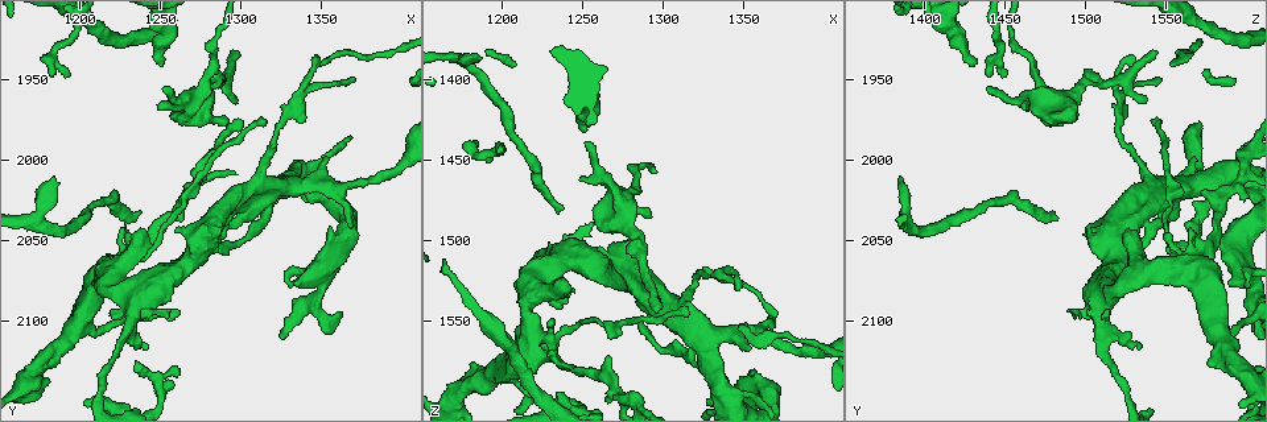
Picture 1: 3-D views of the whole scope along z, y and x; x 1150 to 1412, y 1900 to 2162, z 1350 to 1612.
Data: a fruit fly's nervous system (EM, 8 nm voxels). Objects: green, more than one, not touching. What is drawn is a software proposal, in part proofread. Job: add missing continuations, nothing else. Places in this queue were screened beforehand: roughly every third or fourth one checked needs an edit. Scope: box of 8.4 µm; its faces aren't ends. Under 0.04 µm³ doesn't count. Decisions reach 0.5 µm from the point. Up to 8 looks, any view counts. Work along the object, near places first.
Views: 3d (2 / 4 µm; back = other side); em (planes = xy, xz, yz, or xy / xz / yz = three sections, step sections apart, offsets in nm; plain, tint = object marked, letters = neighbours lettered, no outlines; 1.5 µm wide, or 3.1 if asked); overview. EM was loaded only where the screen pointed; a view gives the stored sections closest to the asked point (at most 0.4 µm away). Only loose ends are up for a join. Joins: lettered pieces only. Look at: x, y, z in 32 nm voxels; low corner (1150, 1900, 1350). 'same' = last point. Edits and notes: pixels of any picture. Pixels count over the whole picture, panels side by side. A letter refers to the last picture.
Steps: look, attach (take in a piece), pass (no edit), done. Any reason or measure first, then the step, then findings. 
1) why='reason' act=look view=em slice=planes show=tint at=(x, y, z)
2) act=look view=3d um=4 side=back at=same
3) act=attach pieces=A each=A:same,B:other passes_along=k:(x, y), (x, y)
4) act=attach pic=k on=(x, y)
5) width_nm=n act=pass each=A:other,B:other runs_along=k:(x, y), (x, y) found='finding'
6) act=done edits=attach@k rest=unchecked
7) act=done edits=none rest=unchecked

why='an open end' act=look view=em slice=xz step=8 show=tint at=(1292, 1976, 1484)

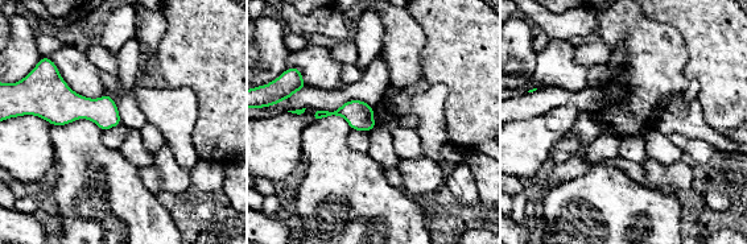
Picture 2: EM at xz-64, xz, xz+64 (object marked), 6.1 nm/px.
why='cut it another way' act=look view=em slice=planes show=letters at=same

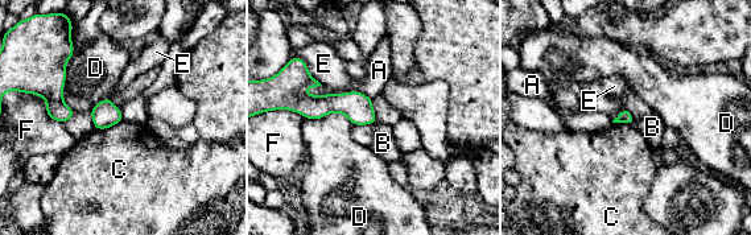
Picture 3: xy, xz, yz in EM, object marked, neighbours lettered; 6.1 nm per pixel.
act=pass each=A:other,B:other,C:other,D:other,E:other,F:other border=3:(123, 120), (95, 130) found='none of them fits'

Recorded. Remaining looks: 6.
why='free end' act=look view=3d um=2 at=(1296, 1930, 1544)

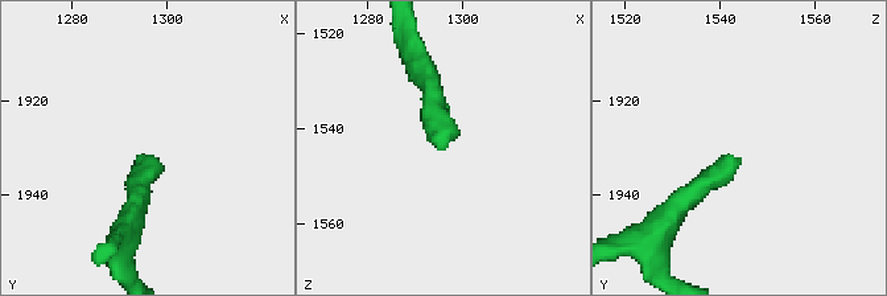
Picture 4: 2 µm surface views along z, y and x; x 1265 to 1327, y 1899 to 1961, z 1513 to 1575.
why='need the tissue' act=look view=em slice=planes show=letters at=(1296, 1932, 1544)

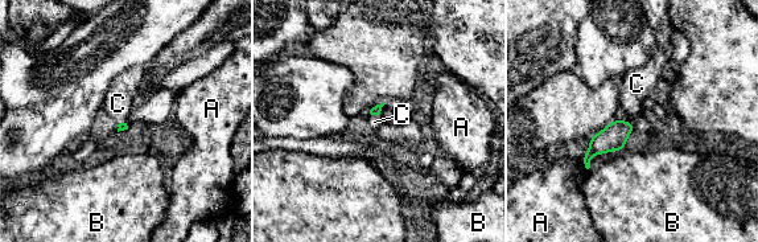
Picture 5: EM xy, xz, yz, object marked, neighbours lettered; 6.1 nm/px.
act=attach pieces=C each=A:other,B:other,C:same passes_along=5:(377, 110), (374, 115), (374, 122) found='it goes on there'

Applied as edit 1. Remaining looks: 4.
why='thick end' act=look view=em slice=planes show=letters at=(1250, 1938, 1432)

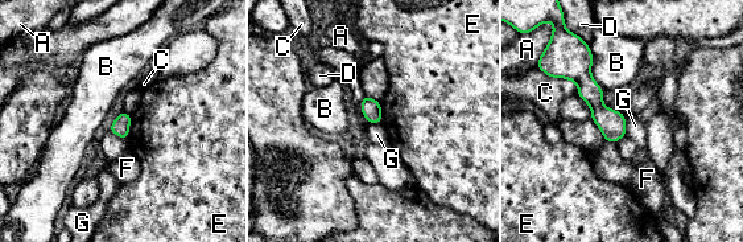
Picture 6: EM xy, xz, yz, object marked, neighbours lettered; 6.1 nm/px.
longest_contact=B:300nm act=pass each=A:other,B:other,C:other,D:other,E:other,F:other,G:other found='none of them fits'

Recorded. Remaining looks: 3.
act=done edits=attach@5 rest=unchecked

